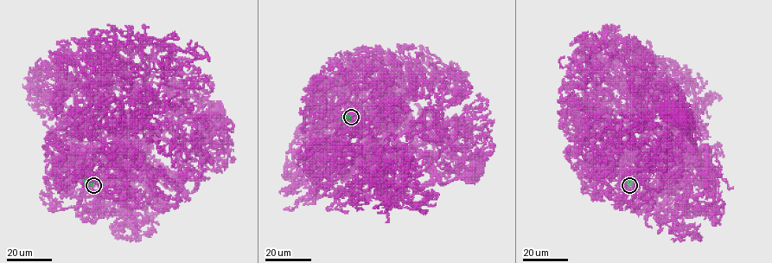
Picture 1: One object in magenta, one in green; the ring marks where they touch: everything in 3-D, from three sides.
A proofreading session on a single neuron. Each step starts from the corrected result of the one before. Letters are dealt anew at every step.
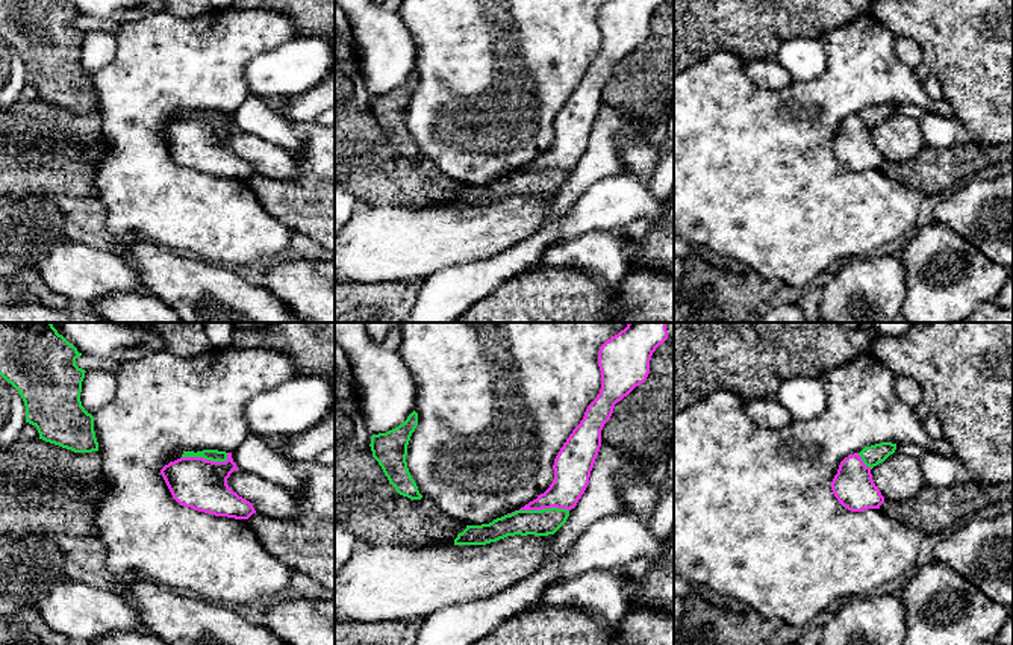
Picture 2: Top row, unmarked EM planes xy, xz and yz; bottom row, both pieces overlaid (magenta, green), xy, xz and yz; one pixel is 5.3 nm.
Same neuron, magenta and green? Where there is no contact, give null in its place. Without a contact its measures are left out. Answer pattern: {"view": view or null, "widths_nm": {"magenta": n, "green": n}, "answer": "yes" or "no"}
{"view": "xy", "widths_nm": {"magenta": 280, "green": 60}, "answer": "no"}

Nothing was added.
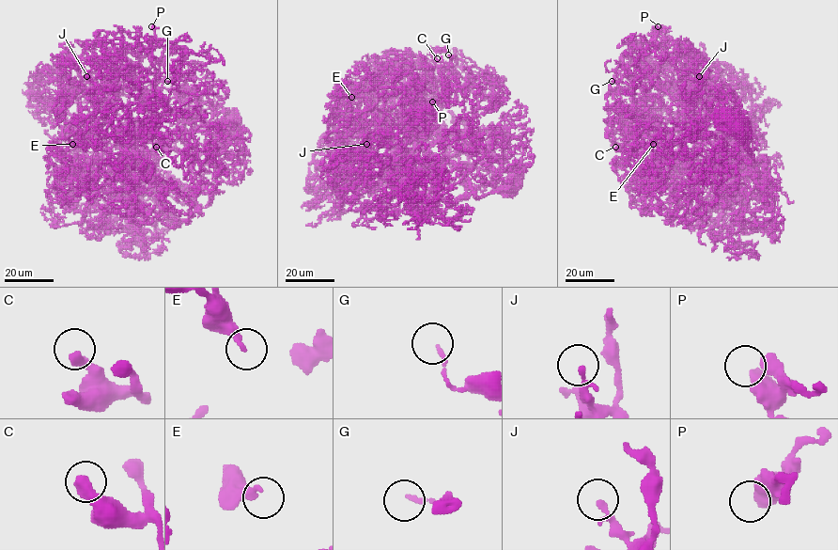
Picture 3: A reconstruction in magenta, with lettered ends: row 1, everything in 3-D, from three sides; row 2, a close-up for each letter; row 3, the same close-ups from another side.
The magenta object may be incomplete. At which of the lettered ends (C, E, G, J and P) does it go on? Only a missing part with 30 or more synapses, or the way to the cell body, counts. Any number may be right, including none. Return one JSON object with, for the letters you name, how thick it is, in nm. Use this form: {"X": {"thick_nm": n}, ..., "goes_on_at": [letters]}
{"goes_on_at": []}

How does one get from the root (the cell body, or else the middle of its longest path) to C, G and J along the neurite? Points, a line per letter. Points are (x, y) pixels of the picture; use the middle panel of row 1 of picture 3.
C: (515, 183), (479, 197), (448, 163), (411, 171), (417, 105), (451, 94), (437, 58)
G: (515, 183), (479, 197), (448, 163), (411, 171), (417, 105), (436, 103), (440, 72), (459, 76), (448, 54)
J: (515, 183), (479, 197), (448, 163), (411, 171), (394, 136), (366, 144)

